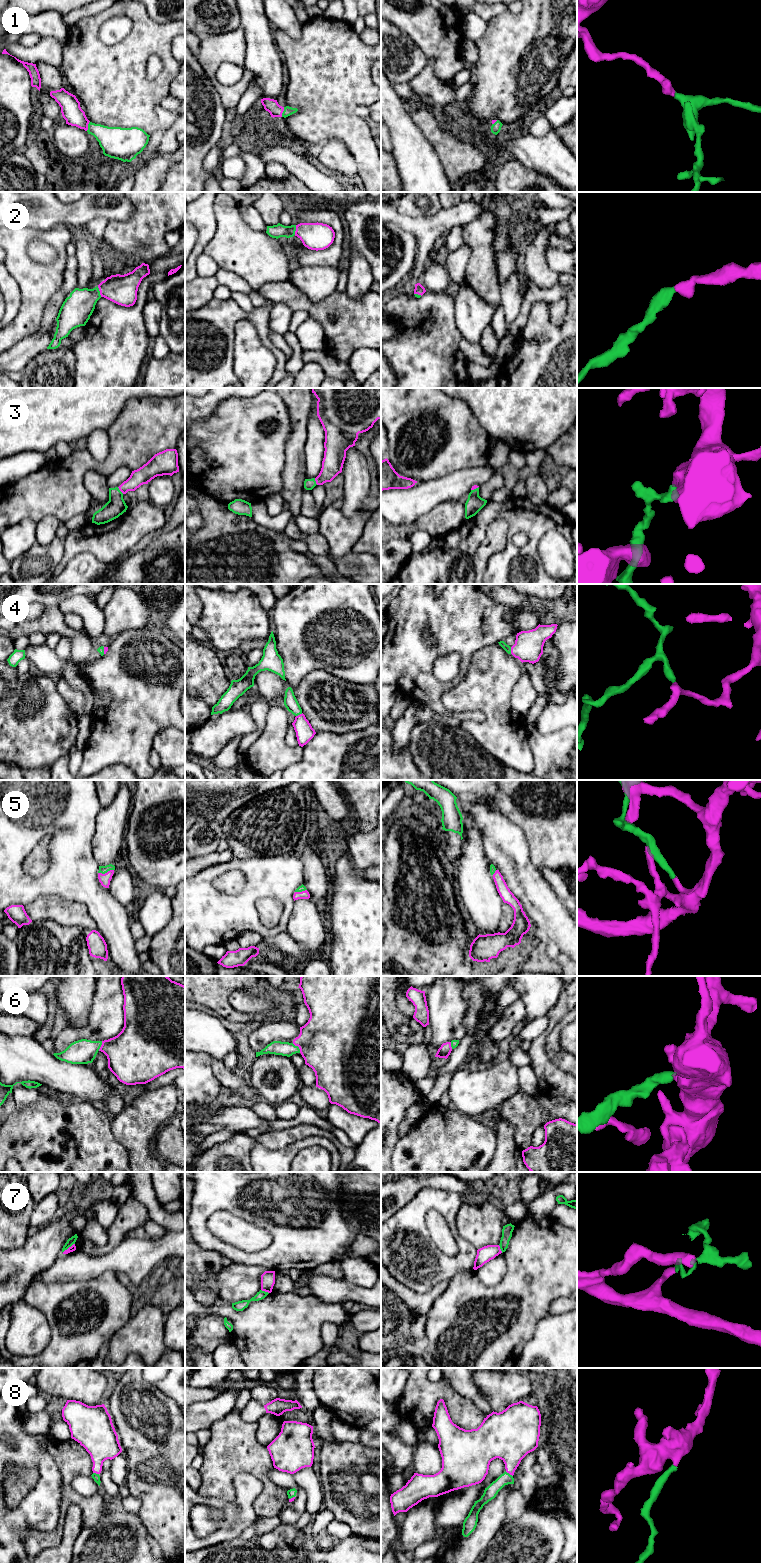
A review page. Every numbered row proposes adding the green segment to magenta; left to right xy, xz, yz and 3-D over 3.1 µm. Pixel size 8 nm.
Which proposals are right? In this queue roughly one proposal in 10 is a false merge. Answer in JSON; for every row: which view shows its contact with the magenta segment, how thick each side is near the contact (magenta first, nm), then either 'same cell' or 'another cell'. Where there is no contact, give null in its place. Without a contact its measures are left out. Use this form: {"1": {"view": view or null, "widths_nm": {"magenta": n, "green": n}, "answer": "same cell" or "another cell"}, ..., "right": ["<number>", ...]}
{"1": {"view": "xz", "widths_nm": {"magenta": 110, "green": 70}, "answer": "same cell"}, "2": {"view": "xy", "widths_nm": {"magenta": 240, "green": 240}, "answer": "same cell"}, "3": {"view": "xy", "widths_nm": {"magenta": 140, "green": 160}, "answer": "same cell"}, "4": {"view": "yz", "widths_nm": {"magenta": 240, "green": 60}, "answer": "same cell"}, "5": {"view": "xy", "widths_nm": {"magenta": 90, "green": 60}, "answer": "same cell"}, "6": {"view": "xz", "widths_nm": {"magenta": 480, "green": 110}, "answer": "same cell"}, "7": {"view": "xy", "widths_nm": {"magenta": 50, "green": 60}, "answer": "another cell"}, "8": {"view": "yz", "widths_nm": {"magenta": 320, "green": 100}, "answer": "same cell"}, "right": ["1", "2", "3", "4", "5", "6", "8"]}

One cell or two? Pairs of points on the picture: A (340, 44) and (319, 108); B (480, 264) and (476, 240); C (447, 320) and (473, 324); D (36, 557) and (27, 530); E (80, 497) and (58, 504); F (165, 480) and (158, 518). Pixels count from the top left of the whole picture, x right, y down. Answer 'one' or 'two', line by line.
A: one
B: one
C: two
D: two
E: one
F: two

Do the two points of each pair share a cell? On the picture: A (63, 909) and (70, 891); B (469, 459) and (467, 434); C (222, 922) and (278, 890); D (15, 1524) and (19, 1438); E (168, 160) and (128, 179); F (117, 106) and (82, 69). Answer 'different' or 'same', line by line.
A: different
B: same
C: same
D: same
E: different
F: same

